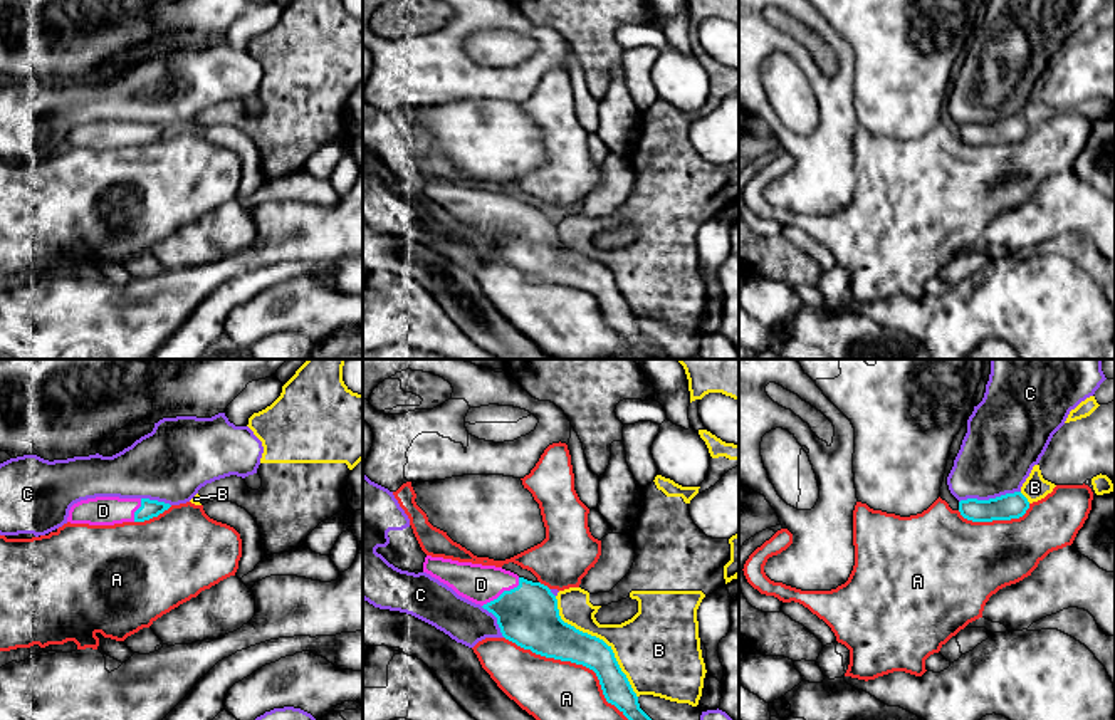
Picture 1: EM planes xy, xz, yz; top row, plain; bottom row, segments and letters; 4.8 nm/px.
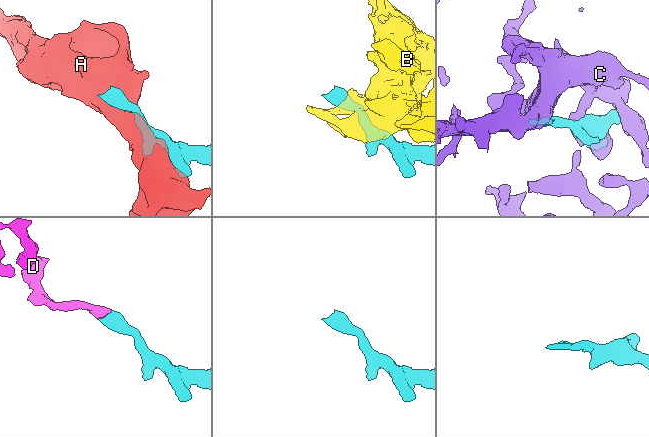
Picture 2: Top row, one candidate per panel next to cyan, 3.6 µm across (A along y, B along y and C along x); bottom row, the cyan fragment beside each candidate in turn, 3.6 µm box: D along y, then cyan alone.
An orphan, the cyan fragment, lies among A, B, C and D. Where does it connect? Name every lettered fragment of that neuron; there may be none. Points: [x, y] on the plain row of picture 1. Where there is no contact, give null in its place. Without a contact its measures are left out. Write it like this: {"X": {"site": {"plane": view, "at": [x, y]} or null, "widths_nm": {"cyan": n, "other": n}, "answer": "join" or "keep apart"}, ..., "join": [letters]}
{"A": {"site": {"plane": "xz", "at": [578, 287]}, "widths_nm": {"cyan": 220, "other": 340}, "answer": "keep apart"}, "B": {"site": {"plane": "xz", "at": [598, 262]}, "widths_nm": {"cyan": 200, "other": 320}, "answer": "keep apart"}, "C": {"site": {"plane": "yz", "at": [989, 123]}, "widths_nm": {"cyan": 130, "other": 360}, "answer": "keep apart"}, "D": {"site": {"plane": "xz", "at": [504, 215]}, "widths_nm": {"cyan": 300, "other": 190}, "answer": "join"}, "join": ["D"]}

